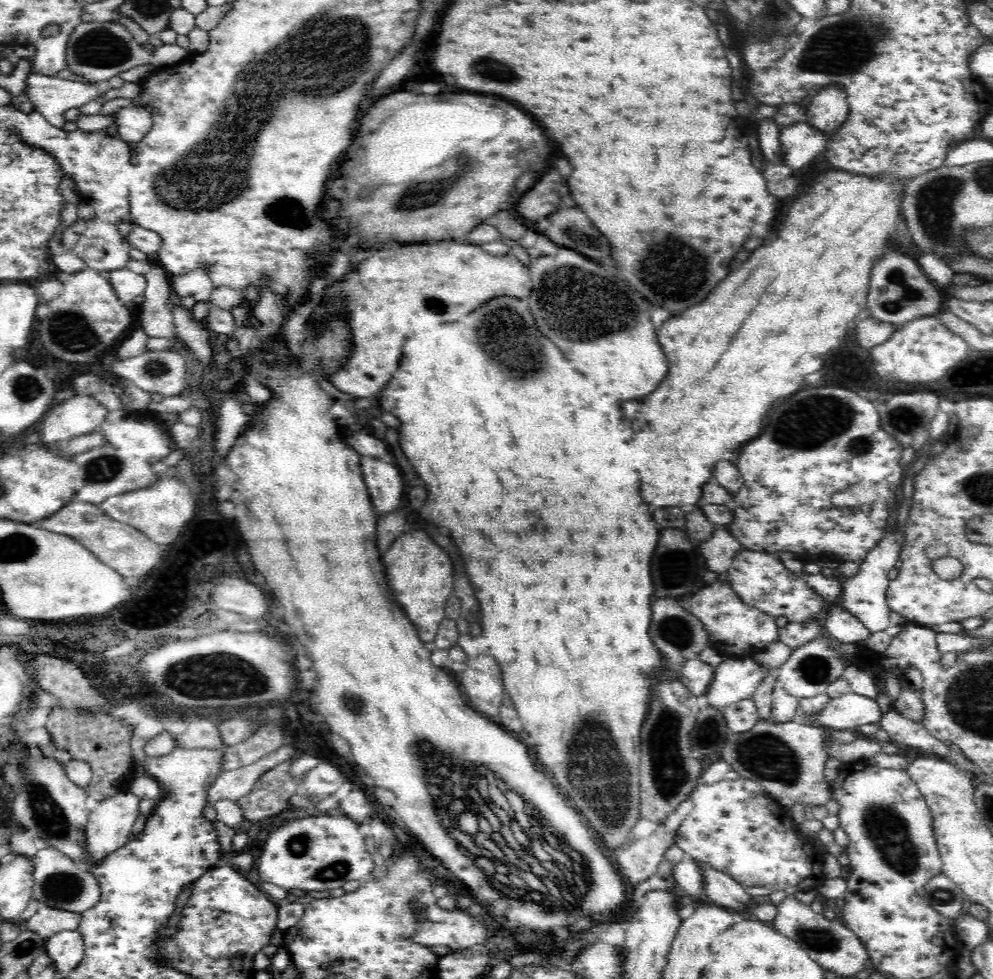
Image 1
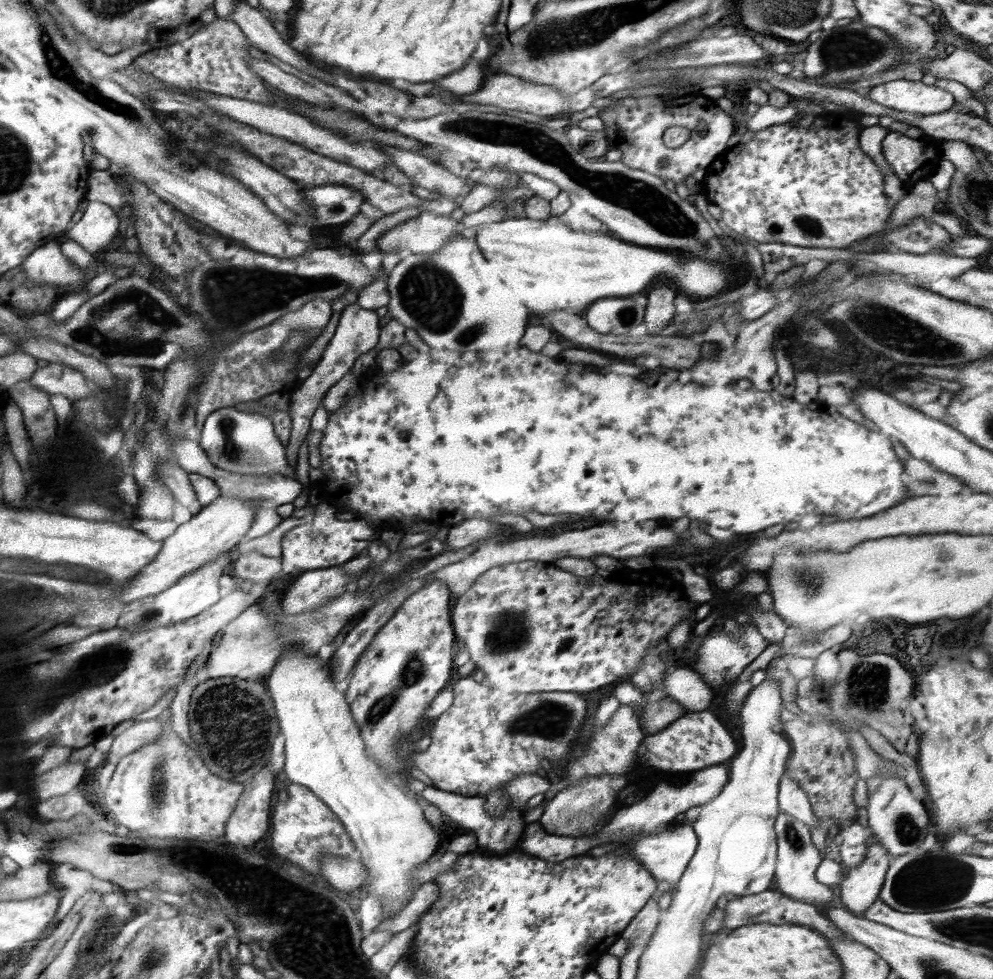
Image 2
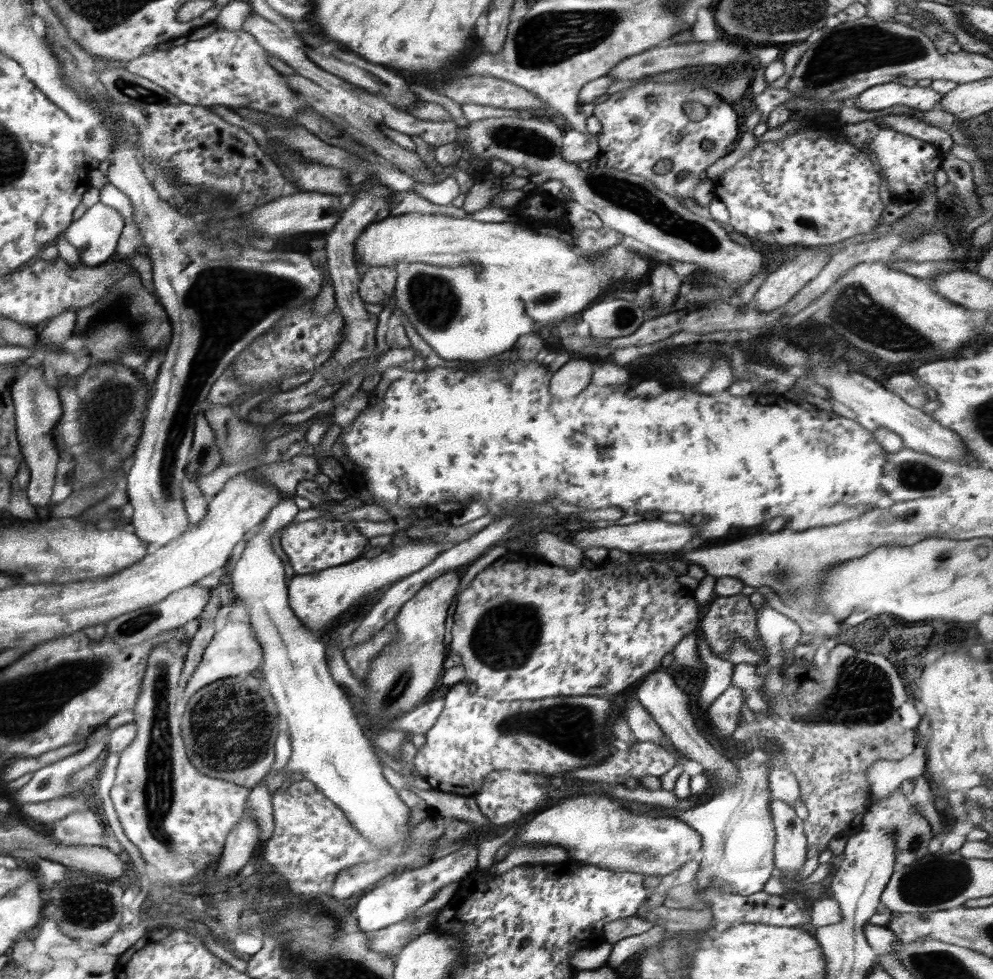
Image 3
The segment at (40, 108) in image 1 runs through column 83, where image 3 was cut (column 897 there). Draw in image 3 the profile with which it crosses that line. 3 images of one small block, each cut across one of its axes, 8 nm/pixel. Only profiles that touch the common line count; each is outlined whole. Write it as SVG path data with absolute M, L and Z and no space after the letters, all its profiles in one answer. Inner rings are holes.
M892 81L870 87L856 97L854 107L862 110L881 110L890 106L910 106L921 111L932 110L942 100L942 94L932 87L904 86Z

